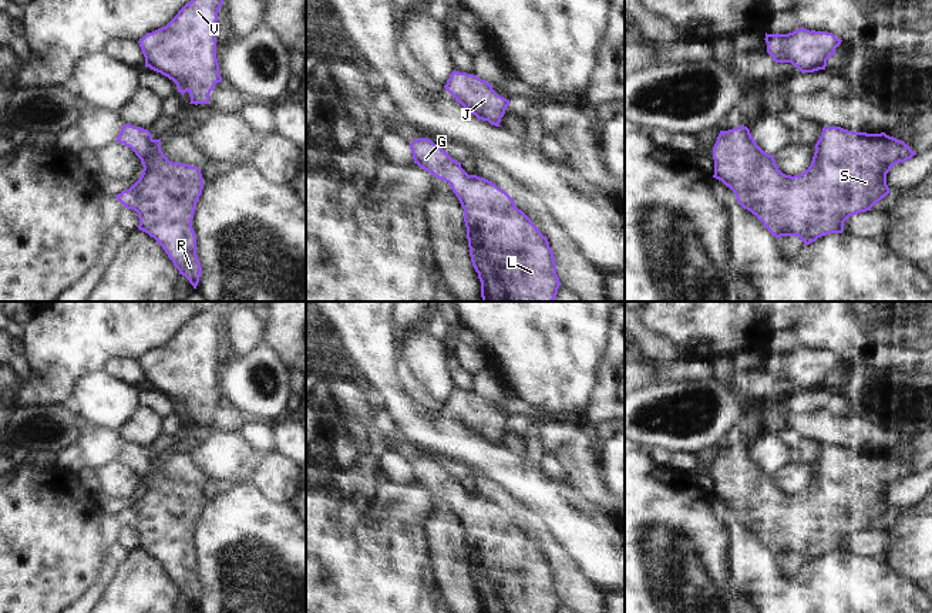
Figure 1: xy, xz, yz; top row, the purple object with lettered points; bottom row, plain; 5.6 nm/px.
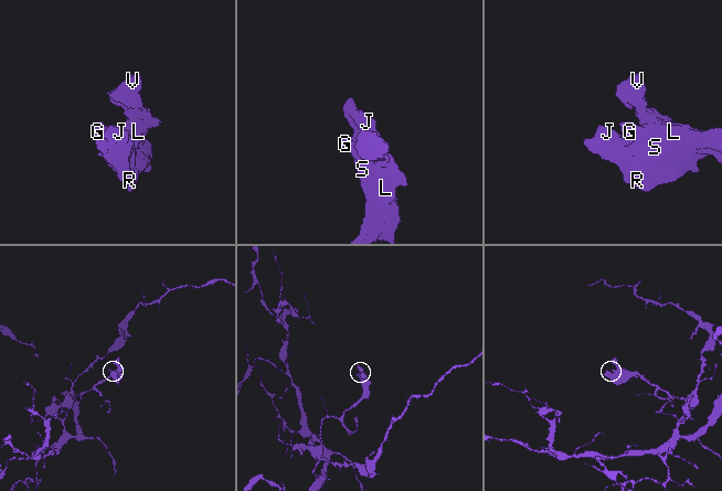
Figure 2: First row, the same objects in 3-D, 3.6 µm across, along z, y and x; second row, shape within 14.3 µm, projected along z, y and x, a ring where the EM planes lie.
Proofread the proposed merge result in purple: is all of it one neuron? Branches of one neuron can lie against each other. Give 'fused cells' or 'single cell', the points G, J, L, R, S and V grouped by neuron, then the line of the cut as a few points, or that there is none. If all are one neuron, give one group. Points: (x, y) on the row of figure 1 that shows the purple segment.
single cell | G J L R S V | no cut

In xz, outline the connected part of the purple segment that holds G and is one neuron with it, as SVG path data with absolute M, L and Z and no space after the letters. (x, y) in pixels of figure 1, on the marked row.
M428 138L410 144L414 164L450 183L464 209L482 302L554 302L561 286L548 239L495 183L468 175Z

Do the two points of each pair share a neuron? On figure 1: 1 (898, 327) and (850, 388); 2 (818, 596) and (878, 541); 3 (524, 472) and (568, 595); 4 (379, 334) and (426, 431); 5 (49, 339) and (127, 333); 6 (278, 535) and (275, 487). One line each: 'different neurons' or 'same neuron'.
1: different neurons
2: different neurons
3: different neurons
4: same neuron
5: same neuron
6: different neurons

